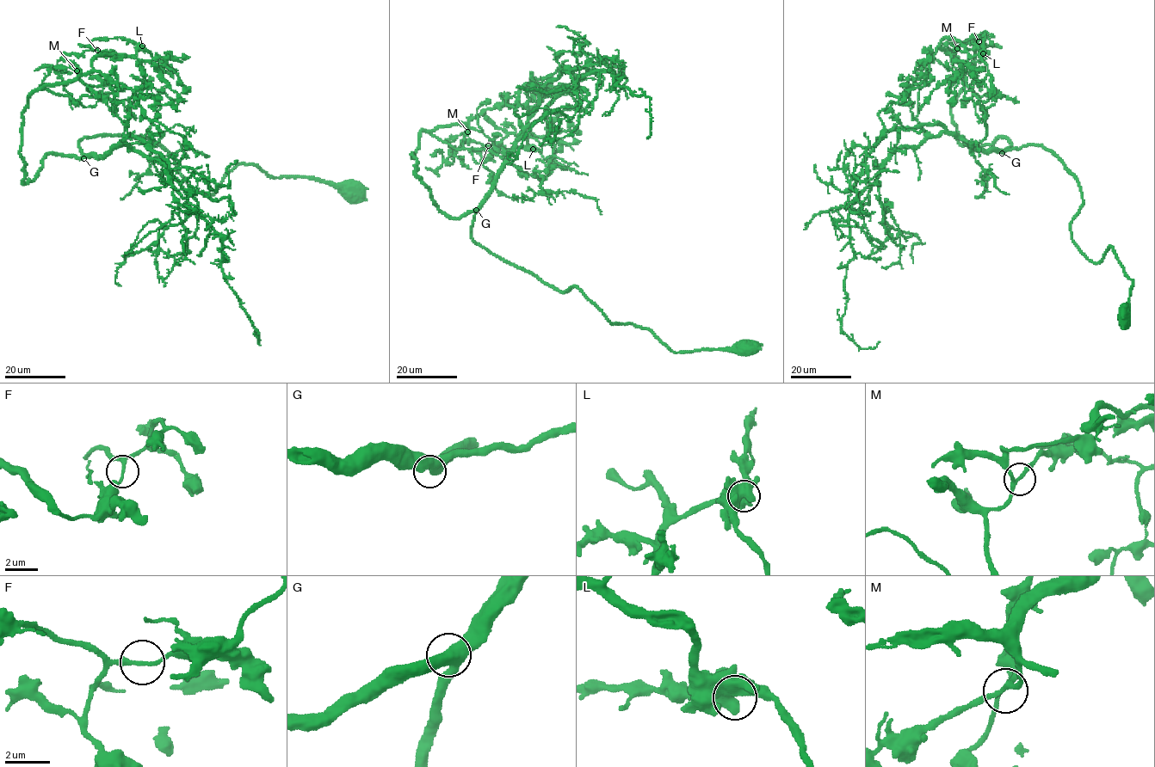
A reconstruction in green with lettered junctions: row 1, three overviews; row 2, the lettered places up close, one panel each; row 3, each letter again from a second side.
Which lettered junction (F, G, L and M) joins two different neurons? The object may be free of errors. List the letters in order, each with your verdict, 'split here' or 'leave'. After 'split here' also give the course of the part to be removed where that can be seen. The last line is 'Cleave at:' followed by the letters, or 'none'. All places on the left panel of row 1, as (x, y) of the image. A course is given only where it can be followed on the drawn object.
F: split here | (97, 50), (84, 50), (82, 54), (65, 53), (58, 63), (55, 71), (70, 98), (77, 104), (75, 107)
G: leave
L: leave
M: leave
Cleave at: F

